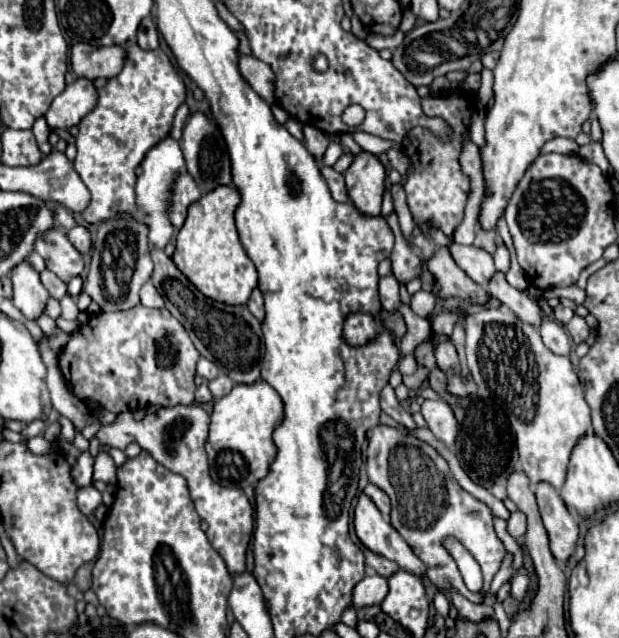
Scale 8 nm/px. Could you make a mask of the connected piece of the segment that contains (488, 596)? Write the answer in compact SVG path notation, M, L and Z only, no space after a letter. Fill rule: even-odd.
M506 553L504 559L502 561L501 567L499 571L493 578L493 583L489 589L484 594L485 603L491 604L492 596L500 589L500 587L510 580L512 577L512 555L510 553Z

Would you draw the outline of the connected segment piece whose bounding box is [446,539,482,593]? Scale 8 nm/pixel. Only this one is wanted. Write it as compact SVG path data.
M446 539L446 549L456 559L466 587L474 593L480 593L482 591L482 571L478 567L478 563L472 559L472 555L454 539Z

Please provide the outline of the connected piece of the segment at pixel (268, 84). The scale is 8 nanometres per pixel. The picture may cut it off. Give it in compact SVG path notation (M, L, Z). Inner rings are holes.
M240 55L238 59L238 69L242 73L242 77L248 81L248 85L266 101L266 103L274 103L274 73L270 69L270 65L264 65L260 59L252 57L252 55Z

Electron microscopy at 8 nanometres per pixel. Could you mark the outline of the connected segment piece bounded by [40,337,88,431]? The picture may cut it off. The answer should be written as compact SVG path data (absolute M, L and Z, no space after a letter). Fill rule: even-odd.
M44 337L42 343L40 343L40 353L42 353L42 359L44 359L46 367L48 367L48 379L46 379L46 383L48 383L52 407L54 407L60 415L68 417L68 419L74 423L74 427L76 427L78 431L82 431L82 429L86 427L86 419L88 419L86 405L70 391L68 383L64 381L64 377L62 377L62 373L60 373L60 369L58 369L56 353L48 347L46 337Z

